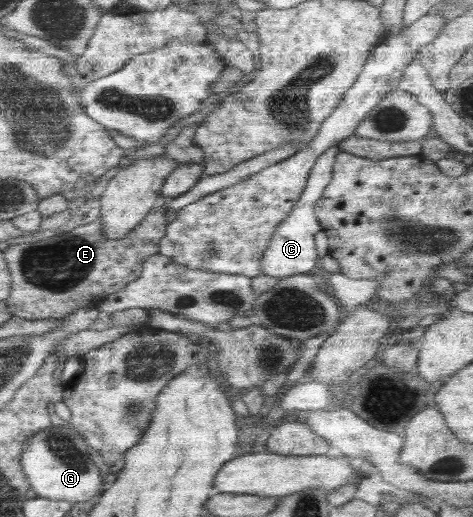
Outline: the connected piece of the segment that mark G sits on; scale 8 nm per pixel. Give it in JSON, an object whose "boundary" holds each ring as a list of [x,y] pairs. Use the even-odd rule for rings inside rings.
{"boundary":[[[55,421],[52,427],[39,431],[23,443],[22,473],[29,486],[41,498],[88,501],[104,491],[104,483],[96,464],[89,458],[86,441],[68,422]]]}

